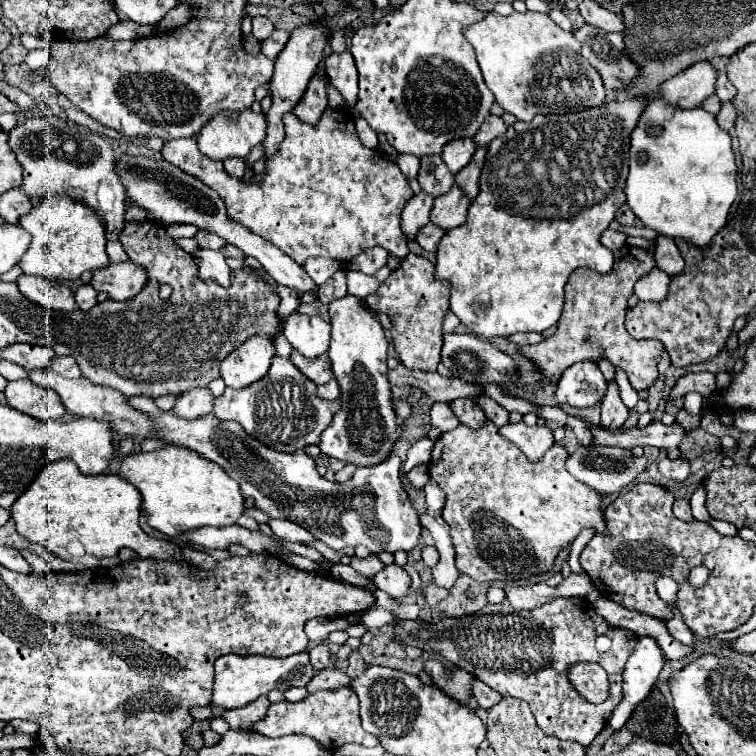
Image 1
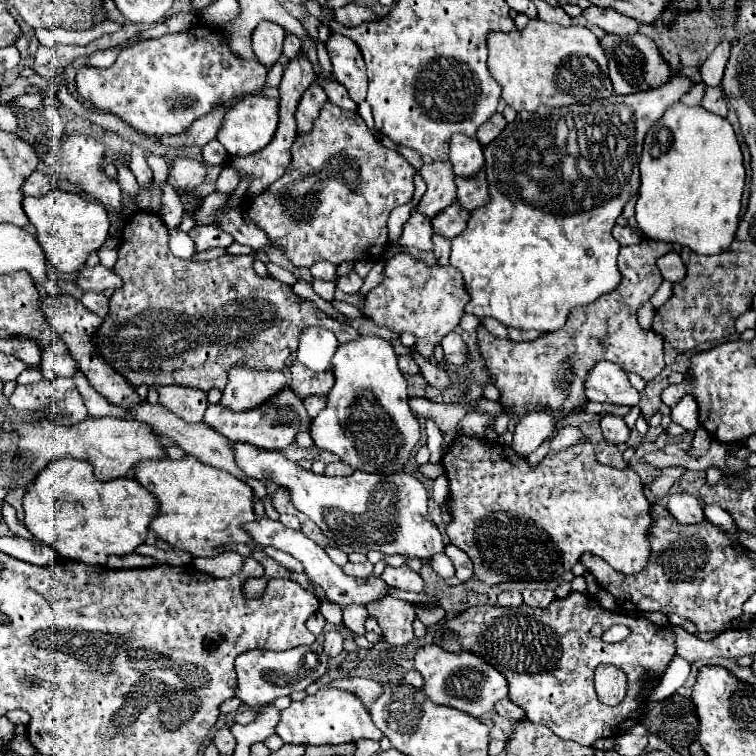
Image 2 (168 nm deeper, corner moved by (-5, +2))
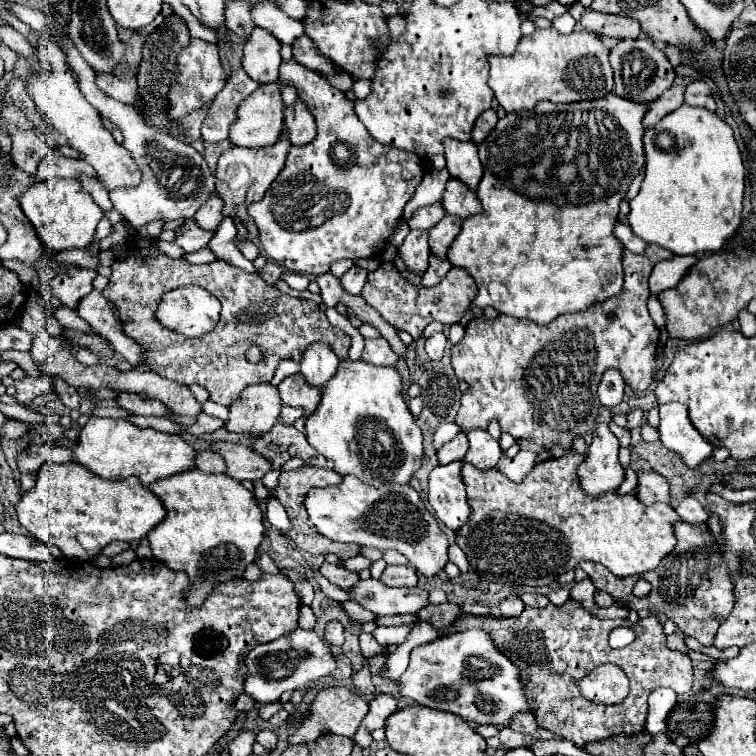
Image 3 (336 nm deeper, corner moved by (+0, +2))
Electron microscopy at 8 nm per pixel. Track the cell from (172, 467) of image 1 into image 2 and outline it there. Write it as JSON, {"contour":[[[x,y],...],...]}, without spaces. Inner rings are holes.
{"contour":[[[182,457],[178,461],[140,461],[132,469],[134,479],[144,485],[158,501],[158,513],[150,529],[176,549],[186,549],[194,557],[214,557],[224,543],[248,543],[248,535],[240,529],[242,523],[254,521],[252,487],[232,473],[224,473],[212,465],[196,461],[196,457]]]}

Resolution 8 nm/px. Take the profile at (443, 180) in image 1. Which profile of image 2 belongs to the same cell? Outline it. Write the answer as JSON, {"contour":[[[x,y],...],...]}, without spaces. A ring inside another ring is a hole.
{"contour":[[[434,161],[430,165],[418,163],[416,169],[418,167],[428,187],[422,201],[418,203],[418,211],[428,217],[434,217],[436,213],[440,213],[442,209],[446,209],[456,201],[456,183],[452,165],[448,161]]]}

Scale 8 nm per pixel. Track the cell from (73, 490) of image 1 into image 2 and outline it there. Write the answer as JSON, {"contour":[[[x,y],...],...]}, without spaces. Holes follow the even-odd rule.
{"contour":[[[60,457],[52,463],[48,463],[38,473],[38,477],[30,483],[22,505],[24,505],[24,513],[26,513],[24,525],[38,541],[54,547],[64,559],[80,561],[80,563],[88,563],[88,565],[106,565],[108,555],[128,555],[138,545],[144,543],[144,539],[148,535],[148,525],[156,513],[158,501],[154,499],[154,495],[148,489],[144,489],[132,477],[98,481],[94,477],[90,463],[84,463],[74,457]]]}

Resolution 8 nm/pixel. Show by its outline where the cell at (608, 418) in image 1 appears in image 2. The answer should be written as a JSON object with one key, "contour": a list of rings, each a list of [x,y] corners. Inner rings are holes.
{"contour":[[[606,413],[600,421],[600,427],[602,427],[602,433],[604,433],[604,439],[610,443],[610,445],[618,445],[618,443],[626,443],[628,437],[630,437],[630,429],[624,421],[624,417],[618,417],[618,415],[610,415]]]}

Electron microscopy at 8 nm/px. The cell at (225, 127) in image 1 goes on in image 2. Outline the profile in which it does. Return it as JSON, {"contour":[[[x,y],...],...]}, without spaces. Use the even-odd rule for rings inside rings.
{"contour":[[[252,95],[252,97],[246,97],[242,101],[234,103],[226,111],[216,139],[226,147],[226,151],[232,157],[246,157],[250,153],[264,149],[270,143],[270,139],[274,137],[276,127],[278,127],[278,99],[270,99],[264,95]]]}

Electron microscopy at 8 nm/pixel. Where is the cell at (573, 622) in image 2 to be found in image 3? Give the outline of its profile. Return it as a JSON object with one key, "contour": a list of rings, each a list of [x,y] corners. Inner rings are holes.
{"contour":[[[569,599],[565,605],[555,607],[547,605],[545,609],[525,607],[519,617],[475,617],[463,615],[453,627],[455,631],[463,629],[487,629],[493,637],[497,649],[505,653],[511,661],[521,665],[521,677],[525,681],[527,699],[535,711],[537,723],[559,735],[567,741],[573,741],[577,747],[585,747],[591,741],[609,739],[615,735],[635,735],[645,731],[647,717],[647,697],[657,687],[671,687],[677,695],[685,695],[691,691],[693,669],[691,659],[681,651],[671,651],[665,645],[665,635],[661,631],[661,623],[655,617],[645,617],[639,623],[631,623],[627,619],[597,619],[575,599]],[[615,627],[629,627],[635,631],[635,641],[625,649],[609,647],[609,633]],[[603,663],[619,665],[629,677],[631,691],[629,695],[615,705],[601,707],[601,703],[587,701],[579,689],[577,681],[581,681],[587,673],[597,669]],[[543,667],[543,673],[533,673],[531,669]]]}

